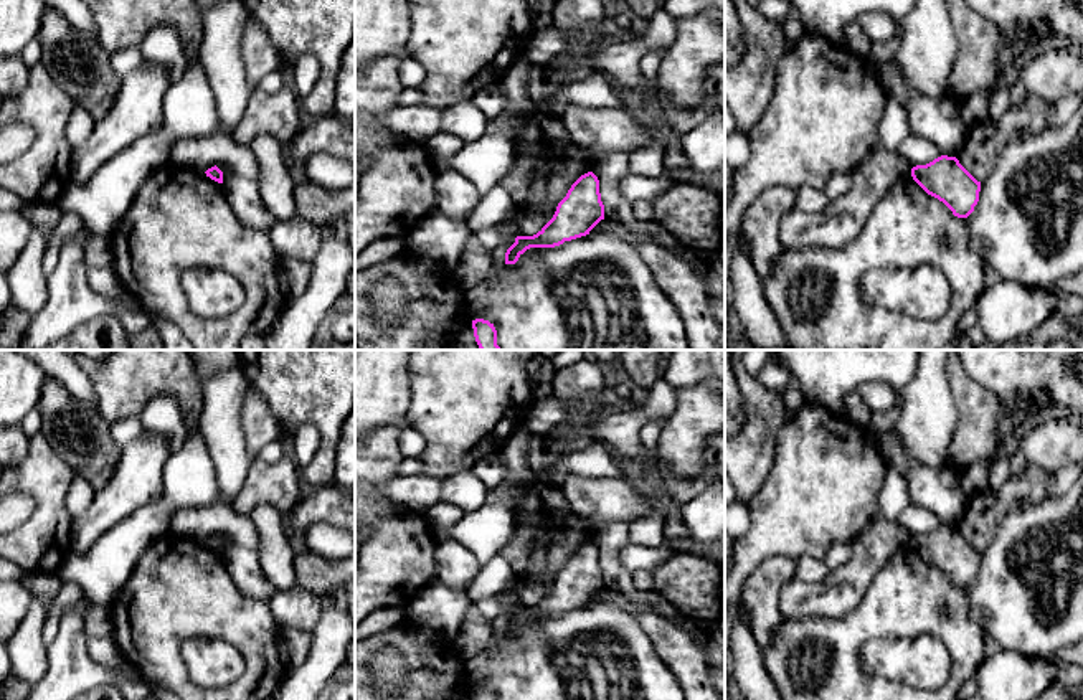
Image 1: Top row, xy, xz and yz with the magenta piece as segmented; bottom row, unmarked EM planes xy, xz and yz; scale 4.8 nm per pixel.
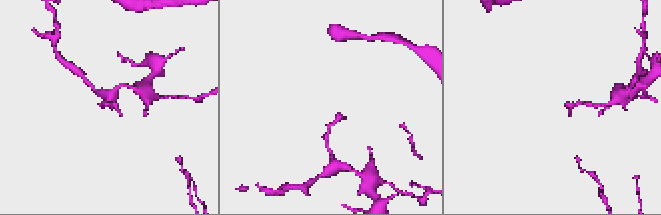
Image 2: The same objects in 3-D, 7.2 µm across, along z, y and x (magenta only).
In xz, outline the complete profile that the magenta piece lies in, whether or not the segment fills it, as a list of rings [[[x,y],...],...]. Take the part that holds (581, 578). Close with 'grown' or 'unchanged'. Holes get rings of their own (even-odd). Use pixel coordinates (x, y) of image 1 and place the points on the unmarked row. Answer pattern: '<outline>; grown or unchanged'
[[[593,542],[581,545],[558,573],[553,588],[533,606],[517,606],[505,622],[505,634],[515,634],[530,617],[555,617],[589,604],[604,589],[599,550]]]; unchanged

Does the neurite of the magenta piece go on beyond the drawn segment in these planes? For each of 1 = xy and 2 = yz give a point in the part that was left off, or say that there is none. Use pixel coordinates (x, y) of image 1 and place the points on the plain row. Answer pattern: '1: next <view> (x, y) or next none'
1: next none
2: next none

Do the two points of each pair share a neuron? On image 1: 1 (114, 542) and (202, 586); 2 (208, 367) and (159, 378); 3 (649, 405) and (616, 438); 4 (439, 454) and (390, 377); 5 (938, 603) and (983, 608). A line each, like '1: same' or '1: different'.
1: different
2: different
3: same
4: different
5: different

